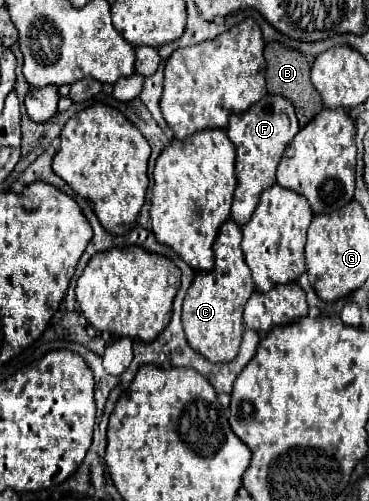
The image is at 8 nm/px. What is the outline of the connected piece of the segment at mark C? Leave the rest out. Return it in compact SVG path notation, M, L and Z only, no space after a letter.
M227 220L213 244L215 268L211 272L197 272L195 282L187 290L183 302L183 326L187 342L193 350L211 362L229 362L237 356L243 334L243 306L255 292L249 266L241 252L241 228Z

